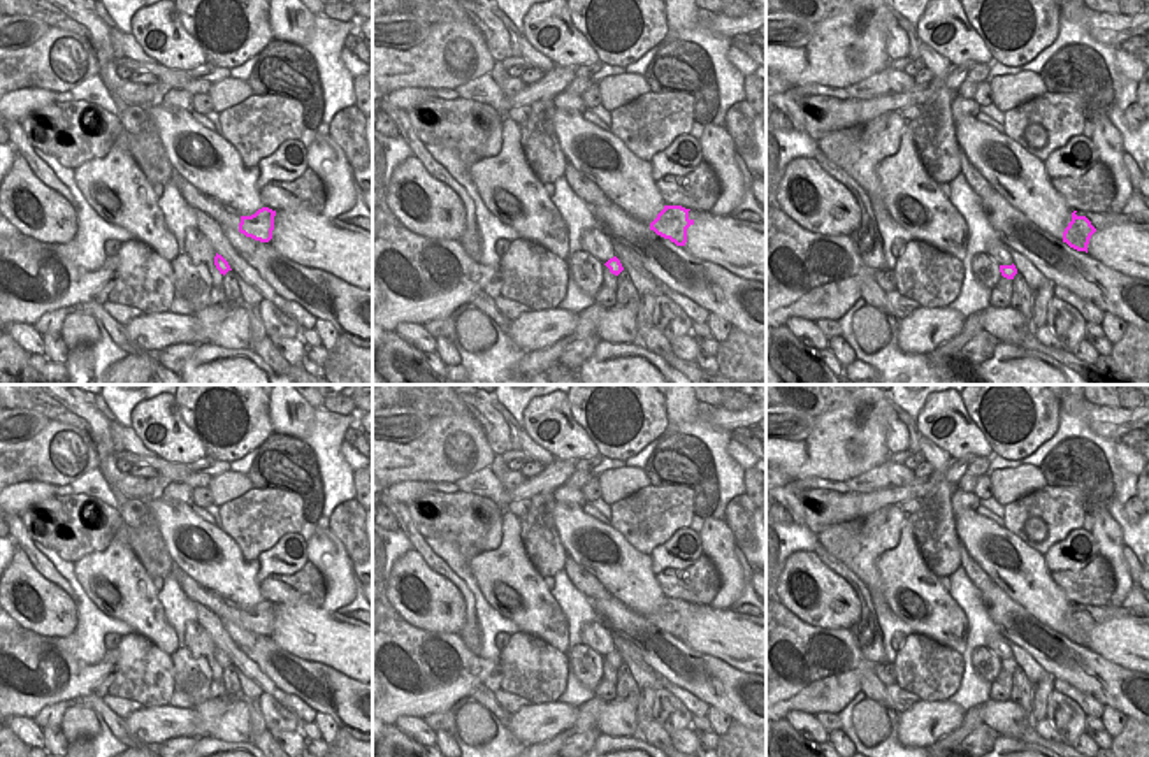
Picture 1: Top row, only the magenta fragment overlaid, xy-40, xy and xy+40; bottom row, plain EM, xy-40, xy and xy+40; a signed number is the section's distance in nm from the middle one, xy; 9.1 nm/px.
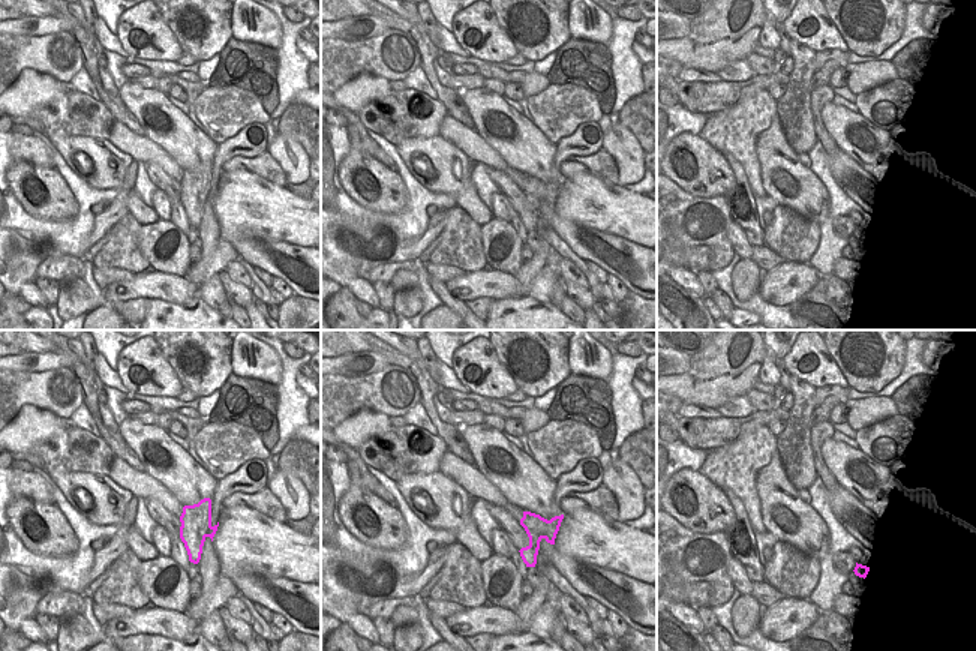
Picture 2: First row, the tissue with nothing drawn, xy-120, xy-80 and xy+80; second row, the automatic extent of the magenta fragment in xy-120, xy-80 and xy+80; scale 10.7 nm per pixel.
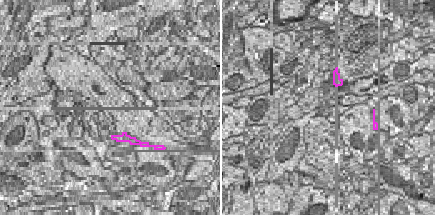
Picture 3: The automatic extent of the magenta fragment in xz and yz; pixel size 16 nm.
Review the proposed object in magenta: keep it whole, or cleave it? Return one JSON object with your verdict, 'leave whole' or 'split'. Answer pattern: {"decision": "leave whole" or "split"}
{"decision": "leave whole"}

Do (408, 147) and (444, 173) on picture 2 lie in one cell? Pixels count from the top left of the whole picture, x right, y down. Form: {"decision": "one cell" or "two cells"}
{"decision": "one cell"}

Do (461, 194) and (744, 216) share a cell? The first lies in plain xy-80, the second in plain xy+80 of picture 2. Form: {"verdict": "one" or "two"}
{"verdict": "two"}

